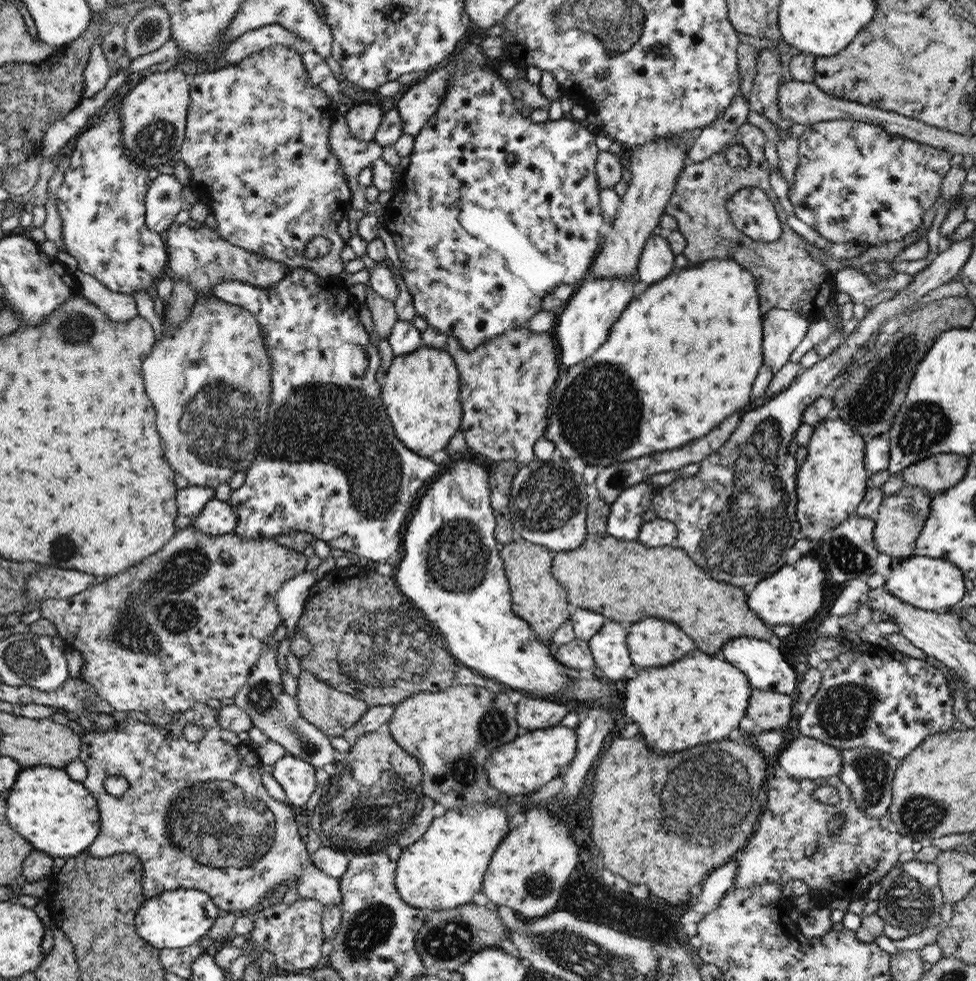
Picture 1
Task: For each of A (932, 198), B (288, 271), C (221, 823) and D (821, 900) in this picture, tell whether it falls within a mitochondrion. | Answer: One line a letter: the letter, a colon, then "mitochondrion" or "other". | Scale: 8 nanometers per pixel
A: other
B: other
C: mitochondrion
D: other

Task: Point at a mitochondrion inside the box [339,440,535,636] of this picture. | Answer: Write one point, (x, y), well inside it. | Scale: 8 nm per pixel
(459, 558)

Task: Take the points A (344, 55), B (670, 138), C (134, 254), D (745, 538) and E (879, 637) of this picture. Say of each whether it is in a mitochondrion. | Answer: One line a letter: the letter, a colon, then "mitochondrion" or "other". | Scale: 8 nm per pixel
A: other
B: other
C: other
D: mitochondrion
E: other

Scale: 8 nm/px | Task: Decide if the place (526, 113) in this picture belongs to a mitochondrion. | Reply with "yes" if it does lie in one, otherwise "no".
no

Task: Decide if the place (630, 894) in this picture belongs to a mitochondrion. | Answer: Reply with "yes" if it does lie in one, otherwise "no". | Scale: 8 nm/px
no

